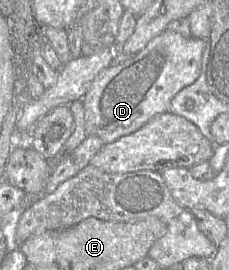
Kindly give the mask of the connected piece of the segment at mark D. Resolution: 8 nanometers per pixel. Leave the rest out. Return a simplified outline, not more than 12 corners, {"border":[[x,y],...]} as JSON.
{"border":[[165,30],[82,101],[88,135],[129,135],[196,81],[207,39]]}

